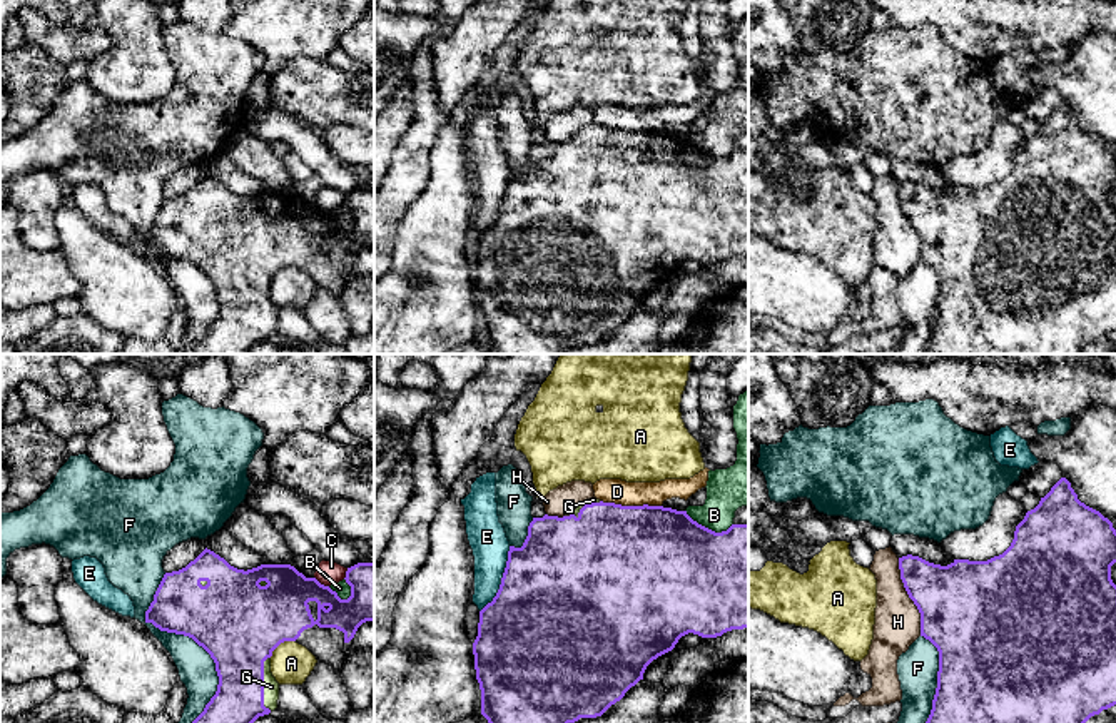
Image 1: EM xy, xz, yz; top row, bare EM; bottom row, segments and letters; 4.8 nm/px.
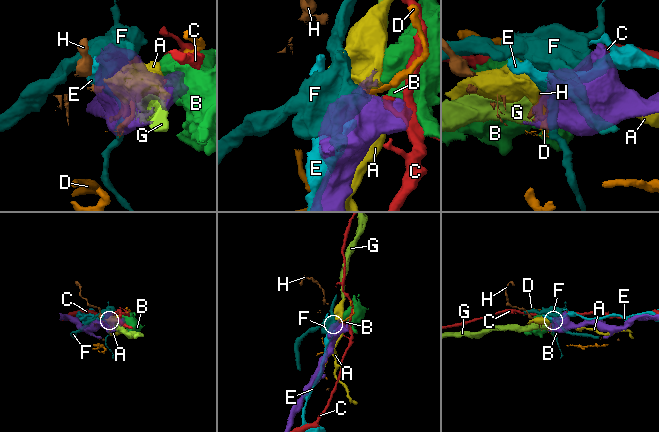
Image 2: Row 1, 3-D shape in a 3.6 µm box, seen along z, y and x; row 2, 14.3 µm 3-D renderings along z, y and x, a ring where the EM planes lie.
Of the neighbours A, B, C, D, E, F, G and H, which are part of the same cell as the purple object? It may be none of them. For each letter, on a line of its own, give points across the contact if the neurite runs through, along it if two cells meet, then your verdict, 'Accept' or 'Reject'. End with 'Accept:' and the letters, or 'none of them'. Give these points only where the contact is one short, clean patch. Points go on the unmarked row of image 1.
A: Reject
B: Boundary: xz (685, 136), (694, 146), (715, 157), (725, 157), (732, 151). Reject
C: Reject
D: Reject
E: Reject
F: Reject
G: Accept
H: Reject
Accept: G

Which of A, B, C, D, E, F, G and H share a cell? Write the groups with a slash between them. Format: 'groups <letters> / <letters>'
groups A / B / C / D / E / F / G / H

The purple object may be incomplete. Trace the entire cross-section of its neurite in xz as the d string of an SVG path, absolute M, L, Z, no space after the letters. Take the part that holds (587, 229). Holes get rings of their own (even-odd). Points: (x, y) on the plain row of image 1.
M591 124L578 130L570 142L533 144L523 172L510 172L500 215L479 237L478 262L473 269L481 341L493 354L565 354L580 344L596 344L643 306L647 292L672 277L682 262L693 259L702 264L717 264L743 254L748 254L748 150L732 150L727 157L715 159L693 147L687 137L648 130L621 132Z

